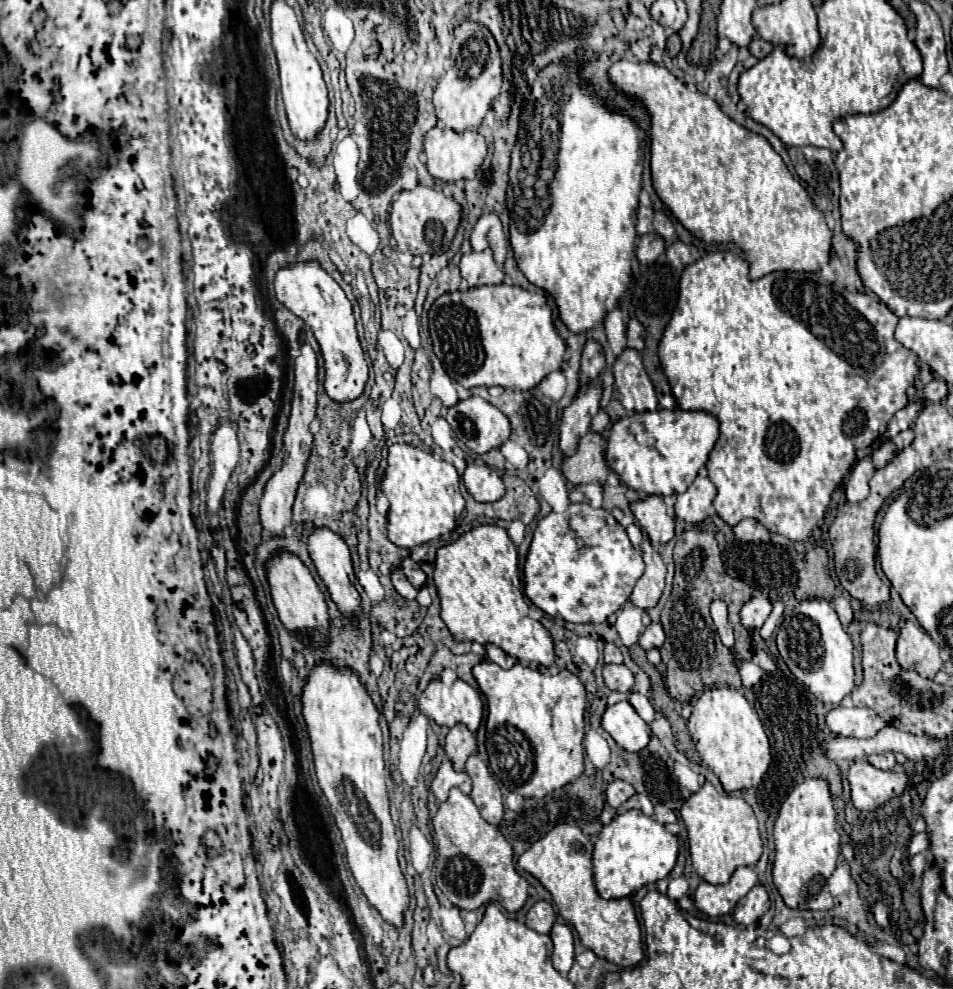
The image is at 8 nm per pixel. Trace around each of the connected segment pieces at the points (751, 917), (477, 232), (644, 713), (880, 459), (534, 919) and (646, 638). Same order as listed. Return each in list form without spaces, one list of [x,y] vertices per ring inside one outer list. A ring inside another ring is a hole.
[[[754,885],[734,907],[734,921],[740,925],[756,923],[770,909],[768,893],[762,885]]]
[[[484,213],[484,215],[480,215],[480,219],[476,221],[476,225],[472,227],[470,245],[472,245],[474,251],[484,251],[484,249],[490,247],[494,251],[496,263],[500,267],[504,265],[506,251],[508,251],[508,239],[504,235],[502,223],[500,223],[500,219],[498,219],[496,213]]]
[[[630,693],[630,705],[636,709],[636,713],[646,721],[646,723],[652,723],[654,721],[654,707],[650,703],[648,697],[640,695],[640,693]]]
[[[886,441],[884,445],[880,445],[874,453],[872,453],[872,463],[876,469],[882,469],[892,457],[896,455],[896,445],[892,441]]]
[[[538,901],[530,907],[530,911],[526,913],[526,927],[538,931],[538,933],[544,933],[548,935],[552,925],[556,921],[556,915],[554,915],[554,909],[548,901]]]
[[[652,623],[650,627],[646,627],[646,631],[640,635],[638,645],[648,651],[648,649],[660,649],[664,643],[664,631],[660,623]]]

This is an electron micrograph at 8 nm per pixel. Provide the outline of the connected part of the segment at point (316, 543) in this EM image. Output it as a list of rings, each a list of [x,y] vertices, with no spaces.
[[[316,527],[316,531],[312,531],[308,535],[308,553],[310,553],[310,559],[314,561],[314,565],[318,569],[318,575],[326,583],[326,587],[332,595],[332,601],[338,605],[338,609],[348,617],[358,617],[360,615],[360,595],[354,587],[354,571],[352,571],[352,561],[350,561],[350,549],[344,543],[344,539],[328,527]]]

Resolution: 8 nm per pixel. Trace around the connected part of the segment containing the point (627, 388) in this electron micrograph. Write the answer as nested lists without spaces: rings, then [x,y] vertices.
[[[624,349],[614,363],[614,379],[620,393],[620,403],[628,411],[656,411],[654,385],[642,365],[636,349]]]

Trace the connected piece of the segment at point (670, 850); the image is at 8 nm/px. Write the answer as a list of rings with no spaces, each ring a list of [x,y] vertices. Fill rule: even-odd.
[[[626,811],[616,815],[608,825],[602,827],[594,845],[594,883],[602,899],[622,899],[632,895],[644,885],[656,883],[670,875],[676,865],[678,841],[666,831],[656,819],[646,817],[642,811]]]

